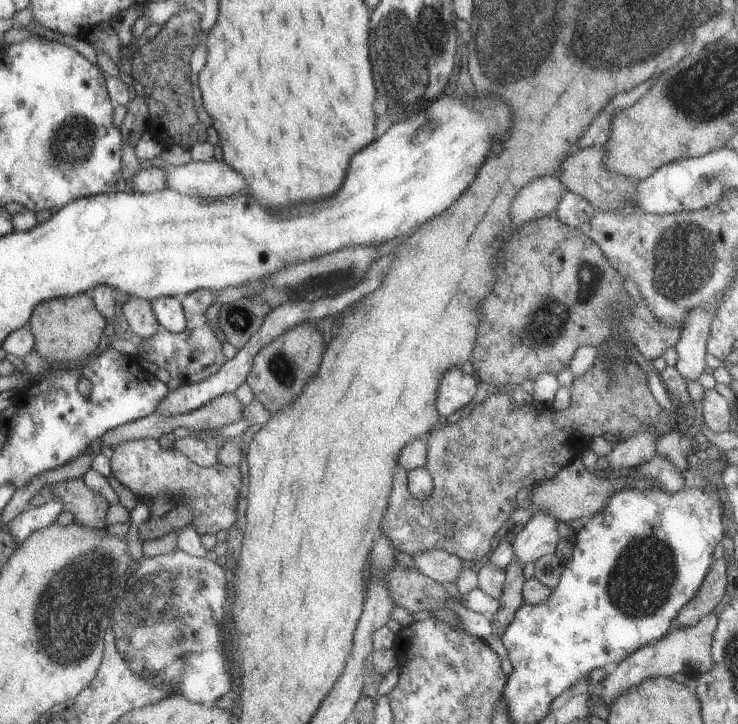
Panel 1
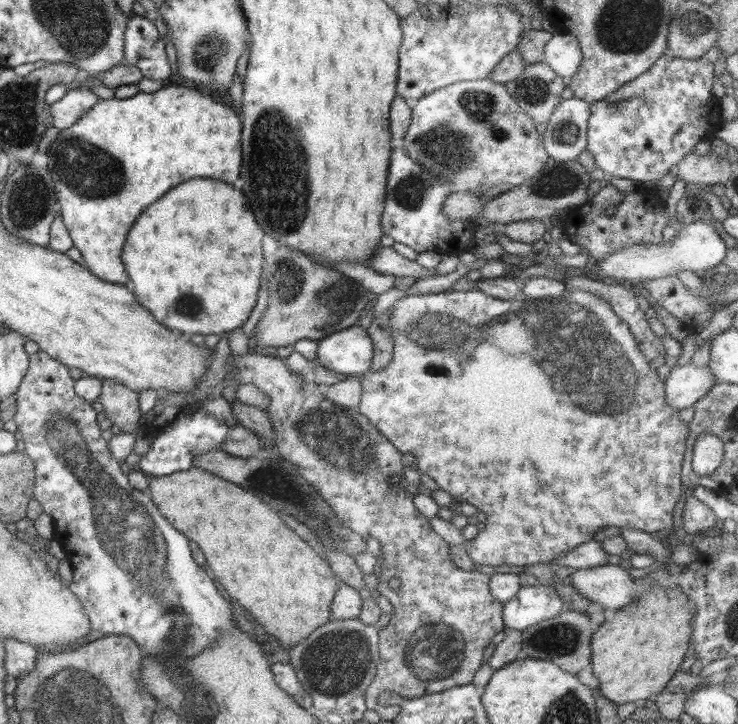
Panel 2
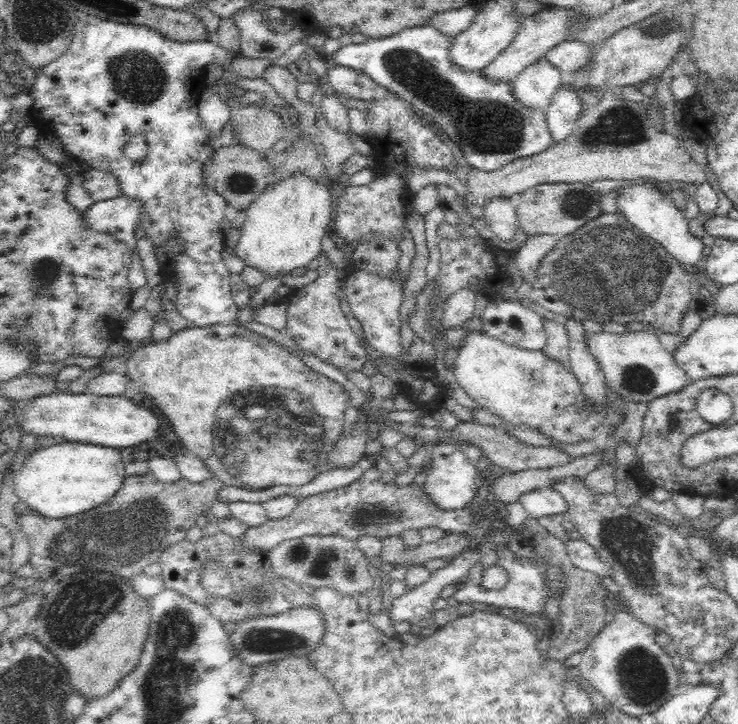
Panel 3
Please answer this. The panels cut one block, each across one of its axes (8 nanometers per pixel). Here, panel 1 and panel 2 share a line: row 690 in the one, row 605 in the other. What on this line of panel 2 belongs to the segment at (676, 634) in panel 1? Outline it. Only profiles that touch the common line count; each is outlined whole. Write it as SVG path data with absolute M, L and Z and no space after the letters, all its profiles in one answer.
M605 563L577 569L567 580L583 598L599 602L608 615L628 605L639 594L639 588L625 565Z

